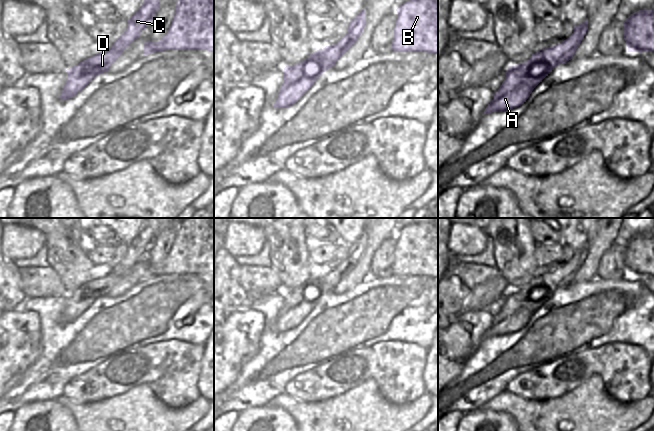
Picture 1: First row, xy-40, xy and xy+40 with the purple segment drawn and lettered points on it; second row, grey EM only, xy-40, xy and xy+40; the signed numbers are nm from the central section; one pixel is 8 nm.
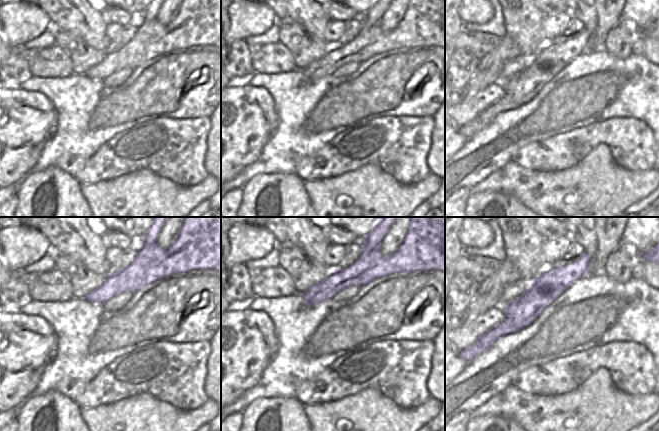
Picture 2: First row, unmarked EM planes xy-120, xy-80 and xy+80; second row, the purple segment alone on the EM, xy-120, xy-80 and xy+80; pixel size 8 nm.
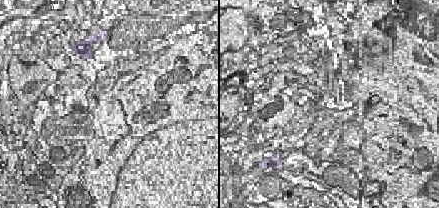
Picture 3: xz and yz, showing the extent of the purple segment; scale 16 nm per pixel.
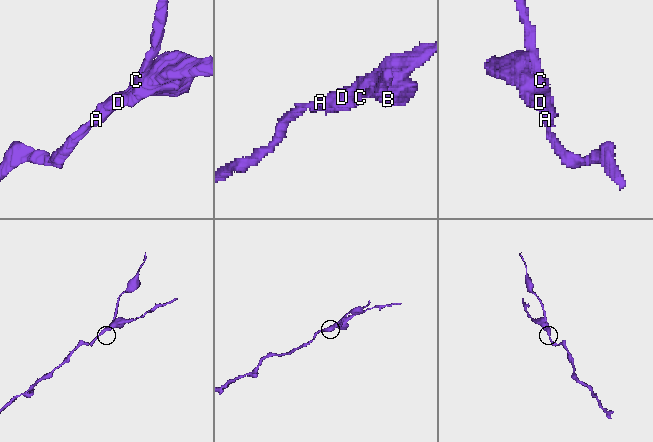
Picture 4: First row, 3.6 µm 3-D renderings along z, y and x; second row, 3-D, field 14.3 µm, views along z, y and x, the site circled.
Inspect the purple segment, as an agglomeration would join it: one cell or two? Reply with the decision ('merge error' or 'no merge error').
merge error

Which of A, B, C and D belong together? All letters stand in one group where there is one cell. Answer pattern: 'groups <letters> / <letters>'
groups A B D / C

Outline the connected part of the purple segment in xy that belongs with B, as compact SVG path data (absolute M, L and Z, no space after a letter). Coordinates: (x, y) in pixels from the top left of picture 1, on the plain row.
M433 222L409 224L396 235L393 275L438 278L438 226Z

